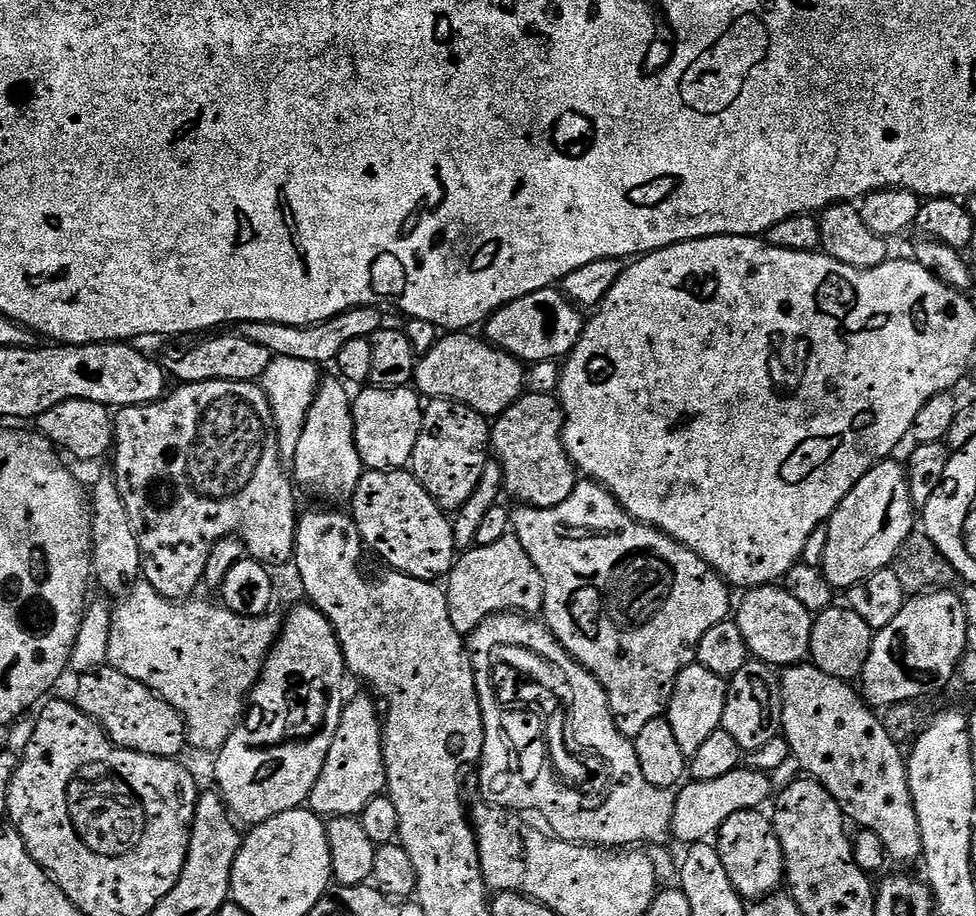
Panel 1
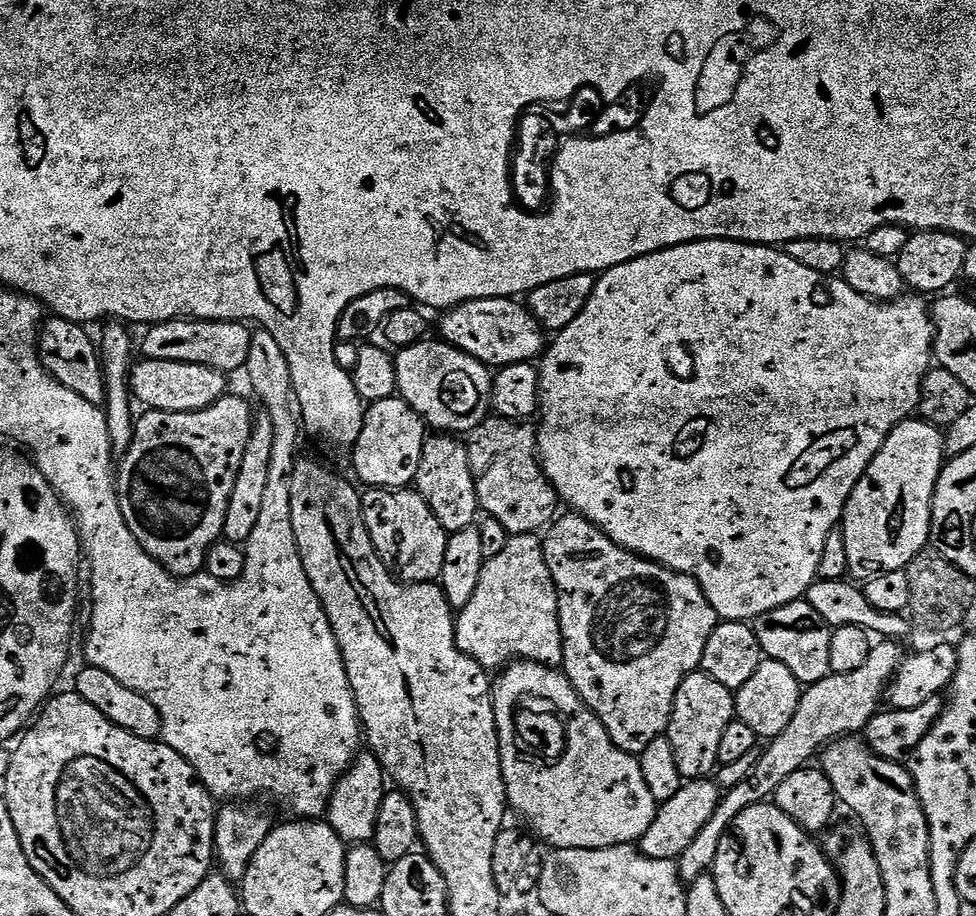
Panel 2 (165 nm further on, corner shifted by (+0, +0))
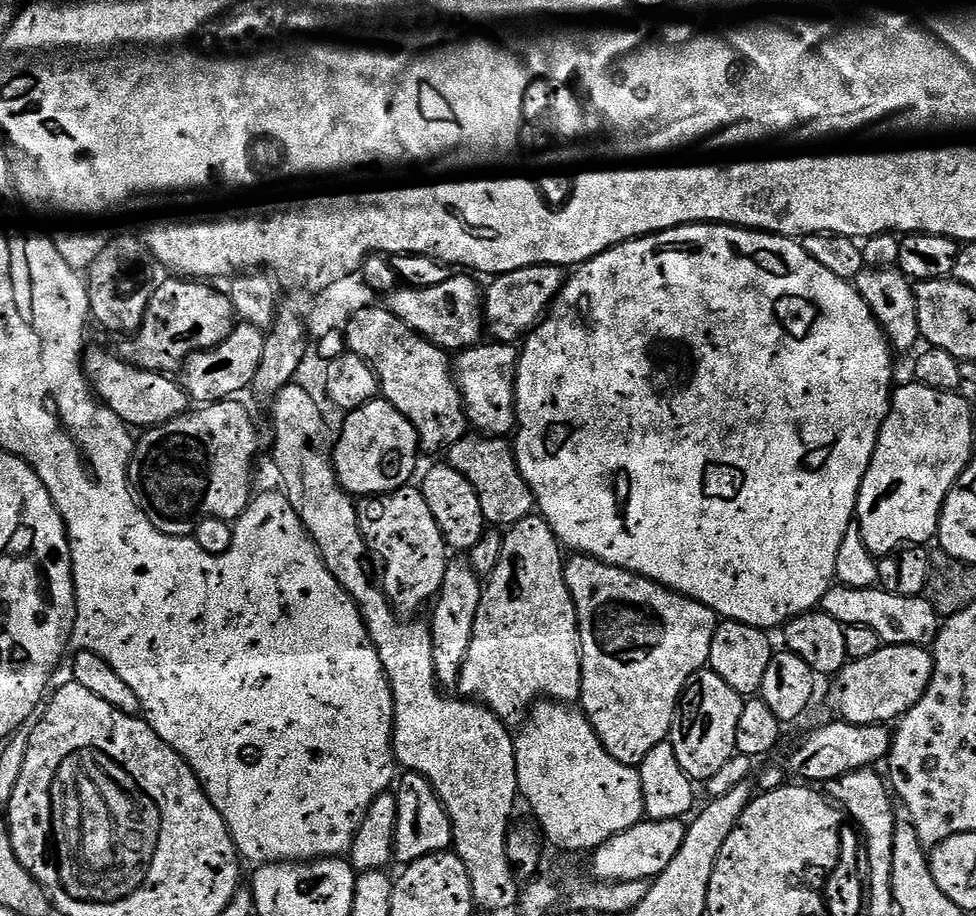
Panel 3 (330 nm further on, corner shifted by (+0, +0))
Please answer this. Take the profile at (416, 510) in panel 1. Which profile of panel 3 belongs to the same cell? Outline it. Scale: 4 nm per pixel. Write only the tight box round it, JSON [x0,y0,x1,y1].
[358,486,450,618]

